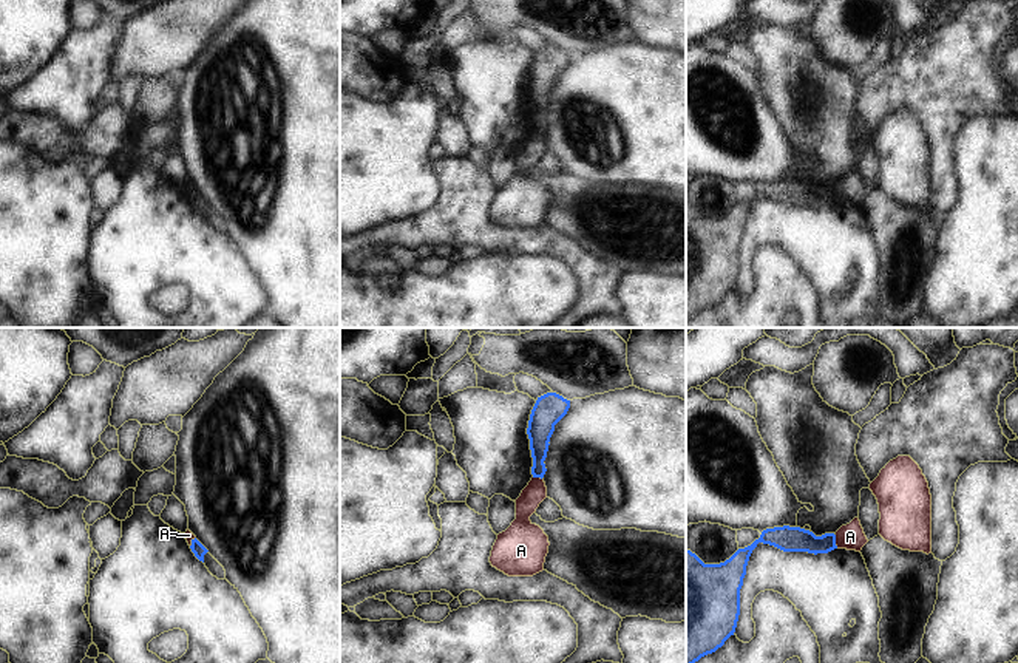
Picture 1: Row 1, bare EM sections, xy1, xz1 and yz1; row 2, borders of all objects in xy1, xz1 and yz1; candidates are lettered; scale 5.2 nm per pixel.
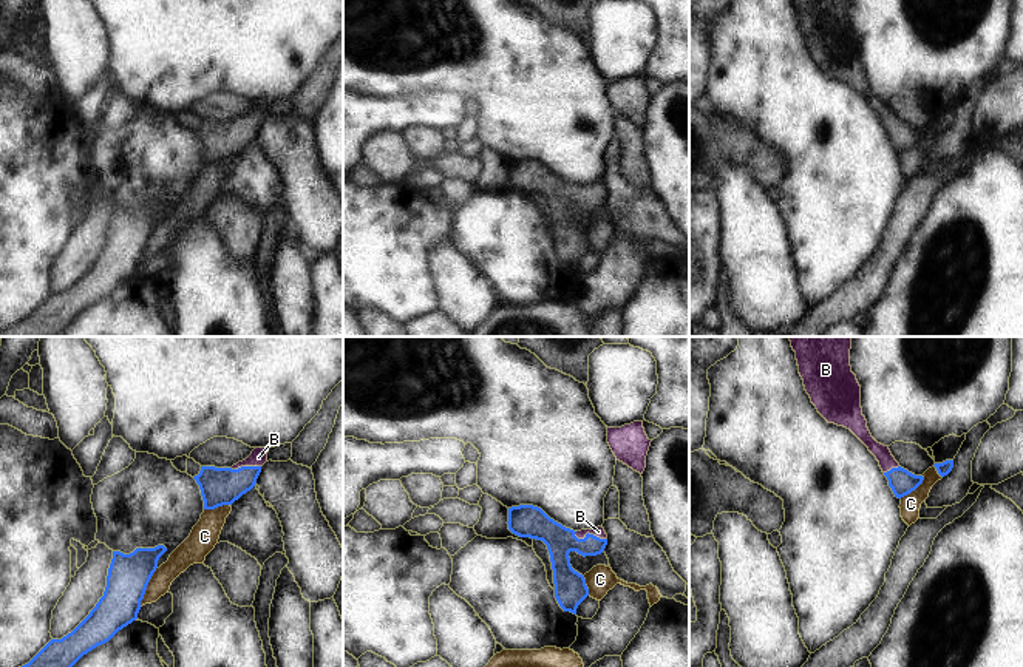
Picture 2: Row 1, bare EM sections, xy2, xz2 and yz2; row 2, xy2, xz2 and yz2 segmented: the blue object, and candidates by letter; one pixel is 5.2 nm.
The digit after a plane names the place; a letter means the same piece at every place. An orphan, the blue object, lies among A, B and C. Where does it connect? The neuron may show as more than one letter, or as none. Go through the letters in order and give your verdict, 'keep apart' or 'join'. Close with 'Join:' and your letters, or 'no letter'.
A: keep apart
B: join
C: keep apart
Join: B

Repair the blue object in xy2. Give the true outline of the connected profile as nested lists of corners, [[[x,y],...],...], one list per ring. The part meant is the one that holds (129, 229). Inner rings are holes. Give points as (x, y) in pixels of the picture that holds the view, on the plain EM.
[[[164,199],[136,202],[130,208],[113,205],[104,250],[90,269],[62,293],[51,293],[28,318],[0,330],[0,337],[57,337],[83,309],[136,275],[165,205]]]

